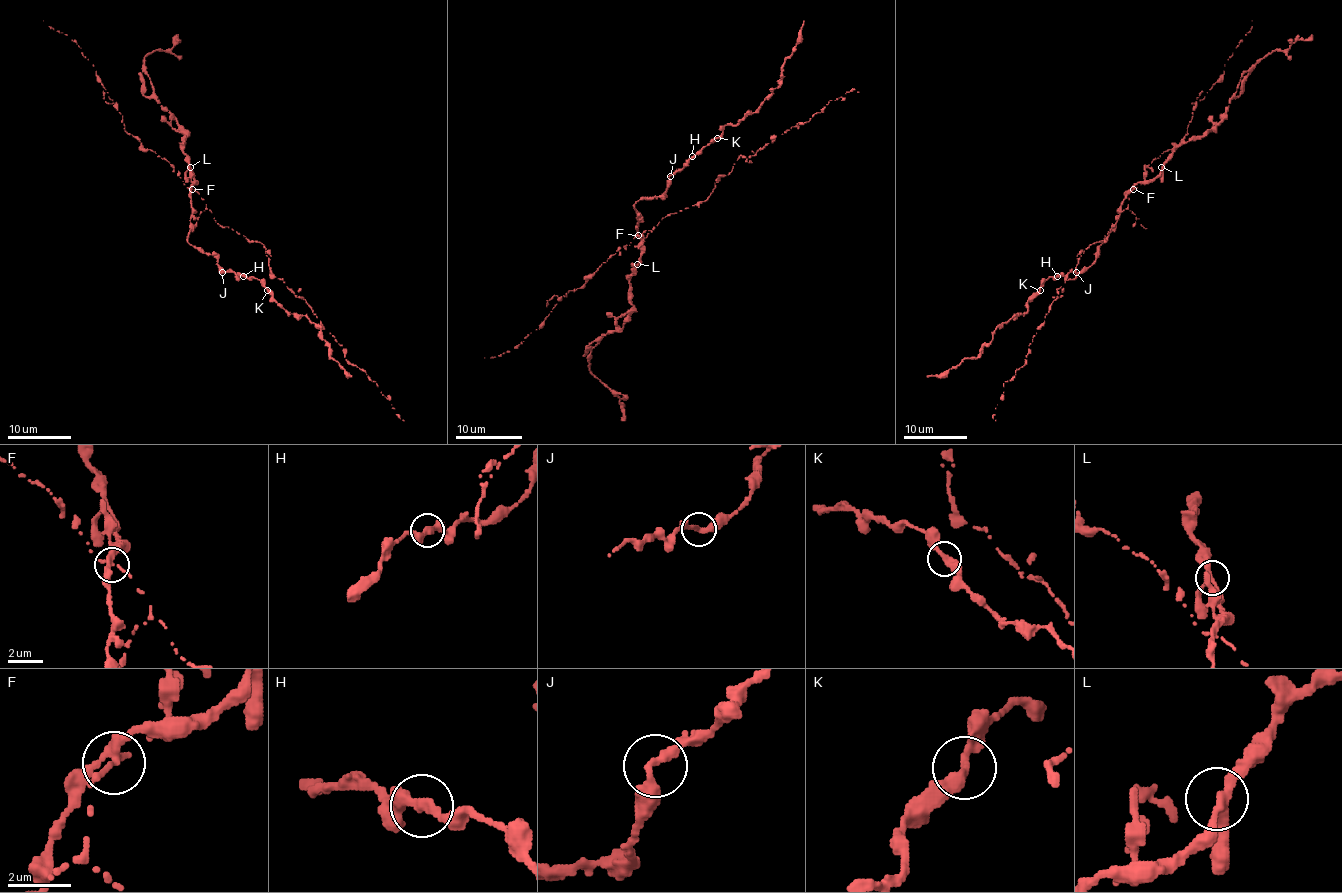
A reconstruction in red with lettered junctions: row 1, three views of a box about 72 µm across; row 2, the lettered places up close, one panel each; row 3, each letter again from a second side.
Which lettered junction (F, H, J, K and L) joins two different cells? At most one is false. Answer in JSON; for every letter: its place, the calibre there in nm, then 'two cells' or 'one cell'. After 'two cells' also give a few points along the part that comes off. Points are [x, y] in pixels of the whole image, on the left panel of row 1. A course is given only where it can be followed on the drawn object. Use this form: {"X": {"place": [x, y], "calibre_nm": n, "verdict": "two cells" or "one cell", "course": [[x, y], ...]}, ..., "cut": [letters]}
{"F": {"place": [192, 189], "calibre_nm": 280, "verdict": "two cells", "course": [[192, 189], [219, 224], [265, 247], [270, 272], [305, 300], [340, 344], [344, 357], [376, 383], [404, 421]]}, "H": {"place": [243, 276], "calibre_nm": 240, "verdict": "one cell"}, "J": {"place": [222, 272], "calibre_nm": 300, "verdict": "one cell"}, "K": {"place": [267, 290], "calibre_nm": 320, "verdict": "one cell"}, "L": {"place": [190, 167], "calibre_nm": 280, "verdict": "one cell"}, "cut": ["F"]}

